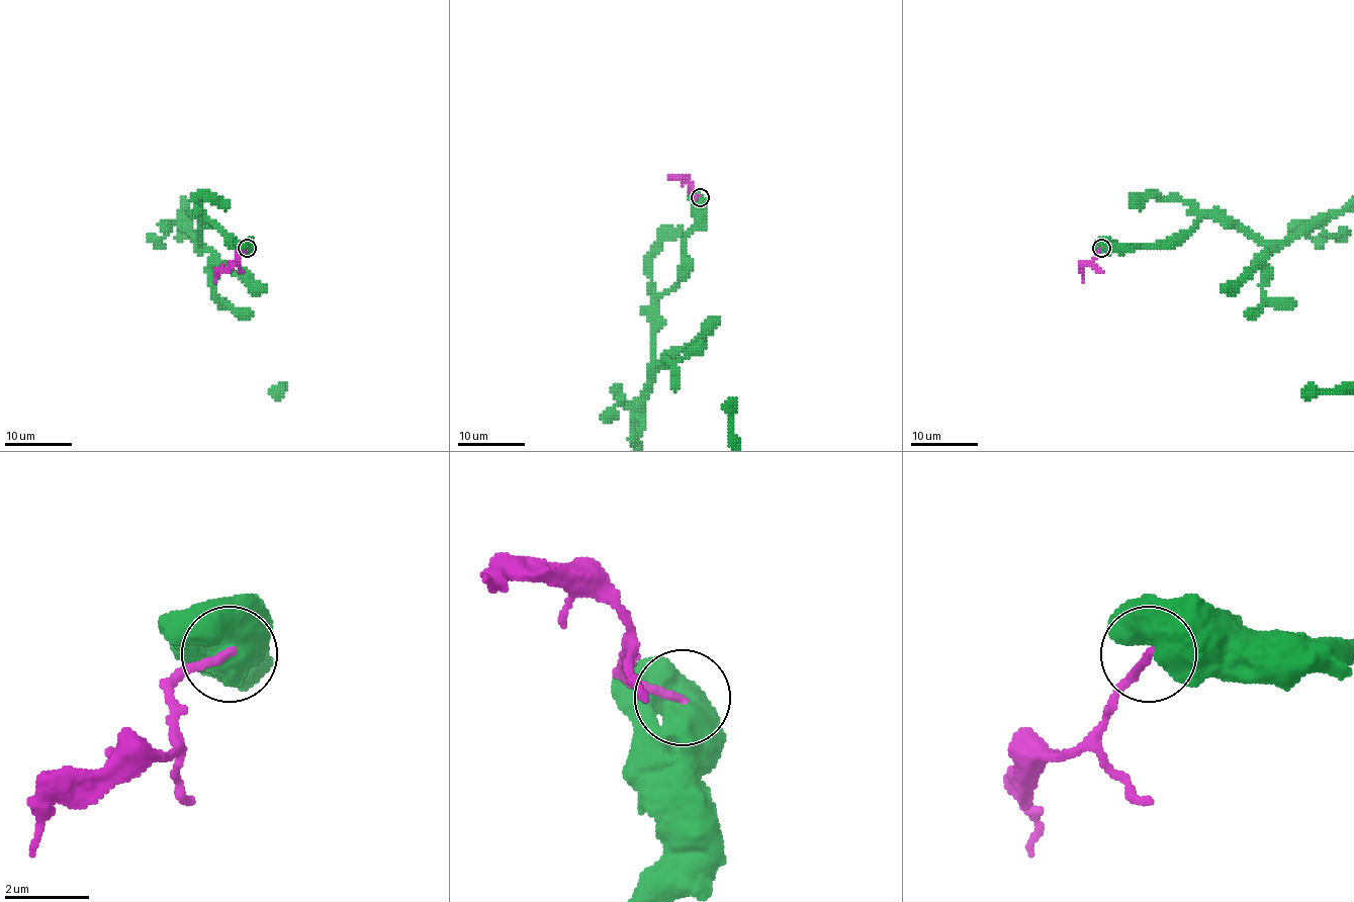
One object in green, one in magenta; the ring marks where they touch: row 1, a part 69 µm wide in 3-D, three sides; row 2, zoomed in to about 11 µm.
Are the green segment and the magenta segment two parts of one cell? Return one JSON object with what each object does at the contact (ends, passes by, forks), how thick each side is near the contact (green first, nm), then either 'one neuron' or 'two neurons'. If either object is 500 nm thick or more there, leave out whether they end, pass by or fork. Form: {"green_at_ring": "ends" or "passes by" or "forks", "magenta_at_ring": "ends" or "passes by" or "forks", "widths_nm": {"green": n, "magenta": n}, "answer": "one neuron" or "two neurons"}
{"widths_nm": {"green": 800, "magenta": 170}, "answer": "two neurons"}

